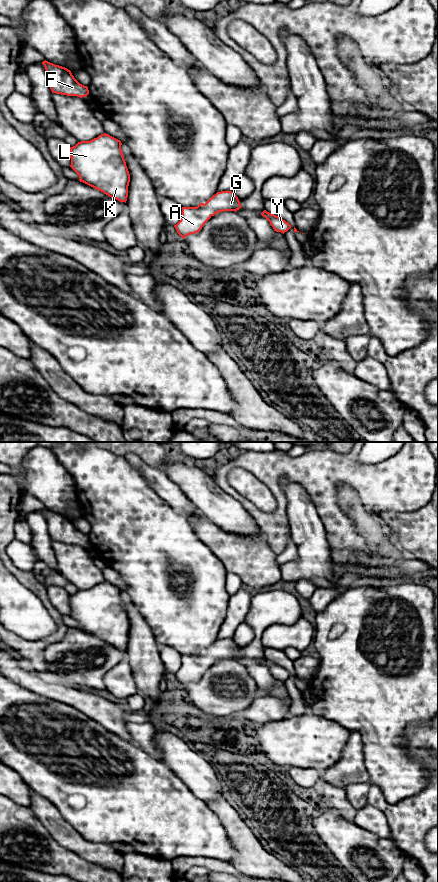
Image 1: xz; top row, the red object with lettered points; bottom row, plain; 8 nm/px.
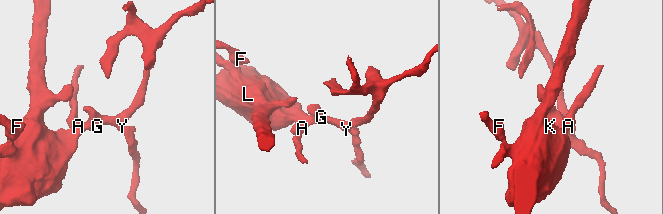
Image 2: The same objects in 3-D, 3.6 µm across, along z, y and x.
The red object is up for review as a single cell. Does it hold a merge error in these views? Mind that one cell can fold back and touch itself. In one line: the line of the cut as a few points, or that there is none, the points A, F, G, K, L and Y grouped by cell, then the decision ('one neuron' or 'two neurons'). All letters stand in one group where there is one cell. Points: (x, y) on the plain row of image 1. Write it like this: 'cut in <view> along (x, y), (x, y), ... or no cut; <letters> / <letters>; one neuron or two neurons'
no cut; A F G K L Y; one neuron

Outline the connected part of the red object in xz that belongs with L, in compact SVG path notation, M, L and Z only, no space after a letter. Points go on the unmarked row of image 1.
M104 581L90 589L78 590L70 595L70 615L83 630L120 650L127 649L130 622L121 599L121 589Z

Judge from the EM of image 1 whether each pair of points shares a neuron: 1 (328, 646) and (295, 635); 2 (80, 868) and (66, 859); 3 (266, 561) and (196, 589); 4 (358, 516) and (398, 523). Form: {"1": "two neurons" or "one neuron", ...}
{"1": "two neurons", "2": "one neuron", "3": "two neurons", "4": "two neurons"}

